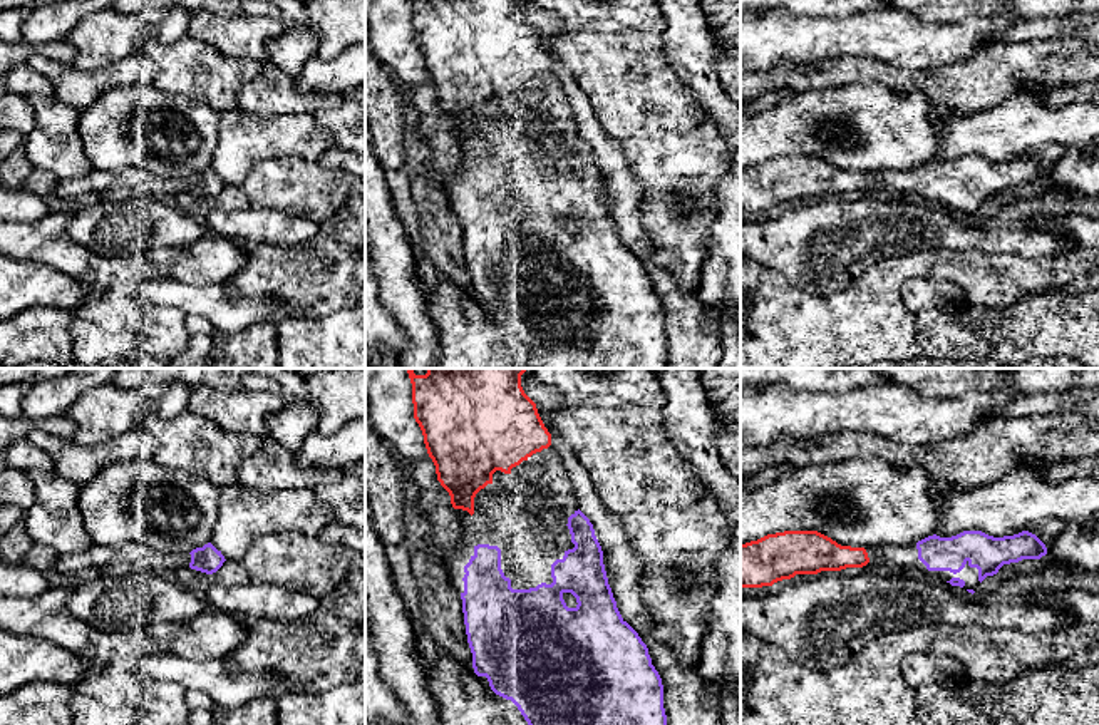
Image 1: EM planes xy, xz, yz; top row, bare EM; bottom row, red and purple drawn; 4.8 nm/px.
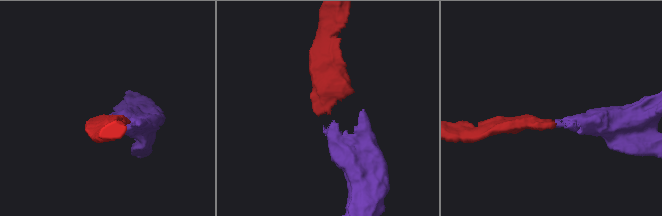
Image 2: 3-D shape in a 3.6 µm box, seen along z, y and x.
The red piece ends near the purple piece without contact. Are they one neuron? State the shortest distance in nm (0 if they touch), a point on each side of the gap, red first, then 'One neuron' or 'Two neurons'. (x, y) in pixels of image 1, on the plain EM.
Distance 150 nm. Across: xz (471, 139), (478, 169). One neuron

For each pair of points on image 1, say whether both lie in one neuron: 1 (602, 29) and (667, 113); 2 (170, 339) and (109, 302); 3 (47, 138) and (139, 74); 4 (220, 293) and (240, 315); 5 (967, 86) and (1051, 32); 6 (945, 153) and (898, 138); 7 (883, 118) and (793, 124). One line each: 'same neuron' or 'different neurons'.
1: same neuron
2: same neuron
3: different neurons
4: same neuron
5: different neurons
6: different neurons
7: same neuron

